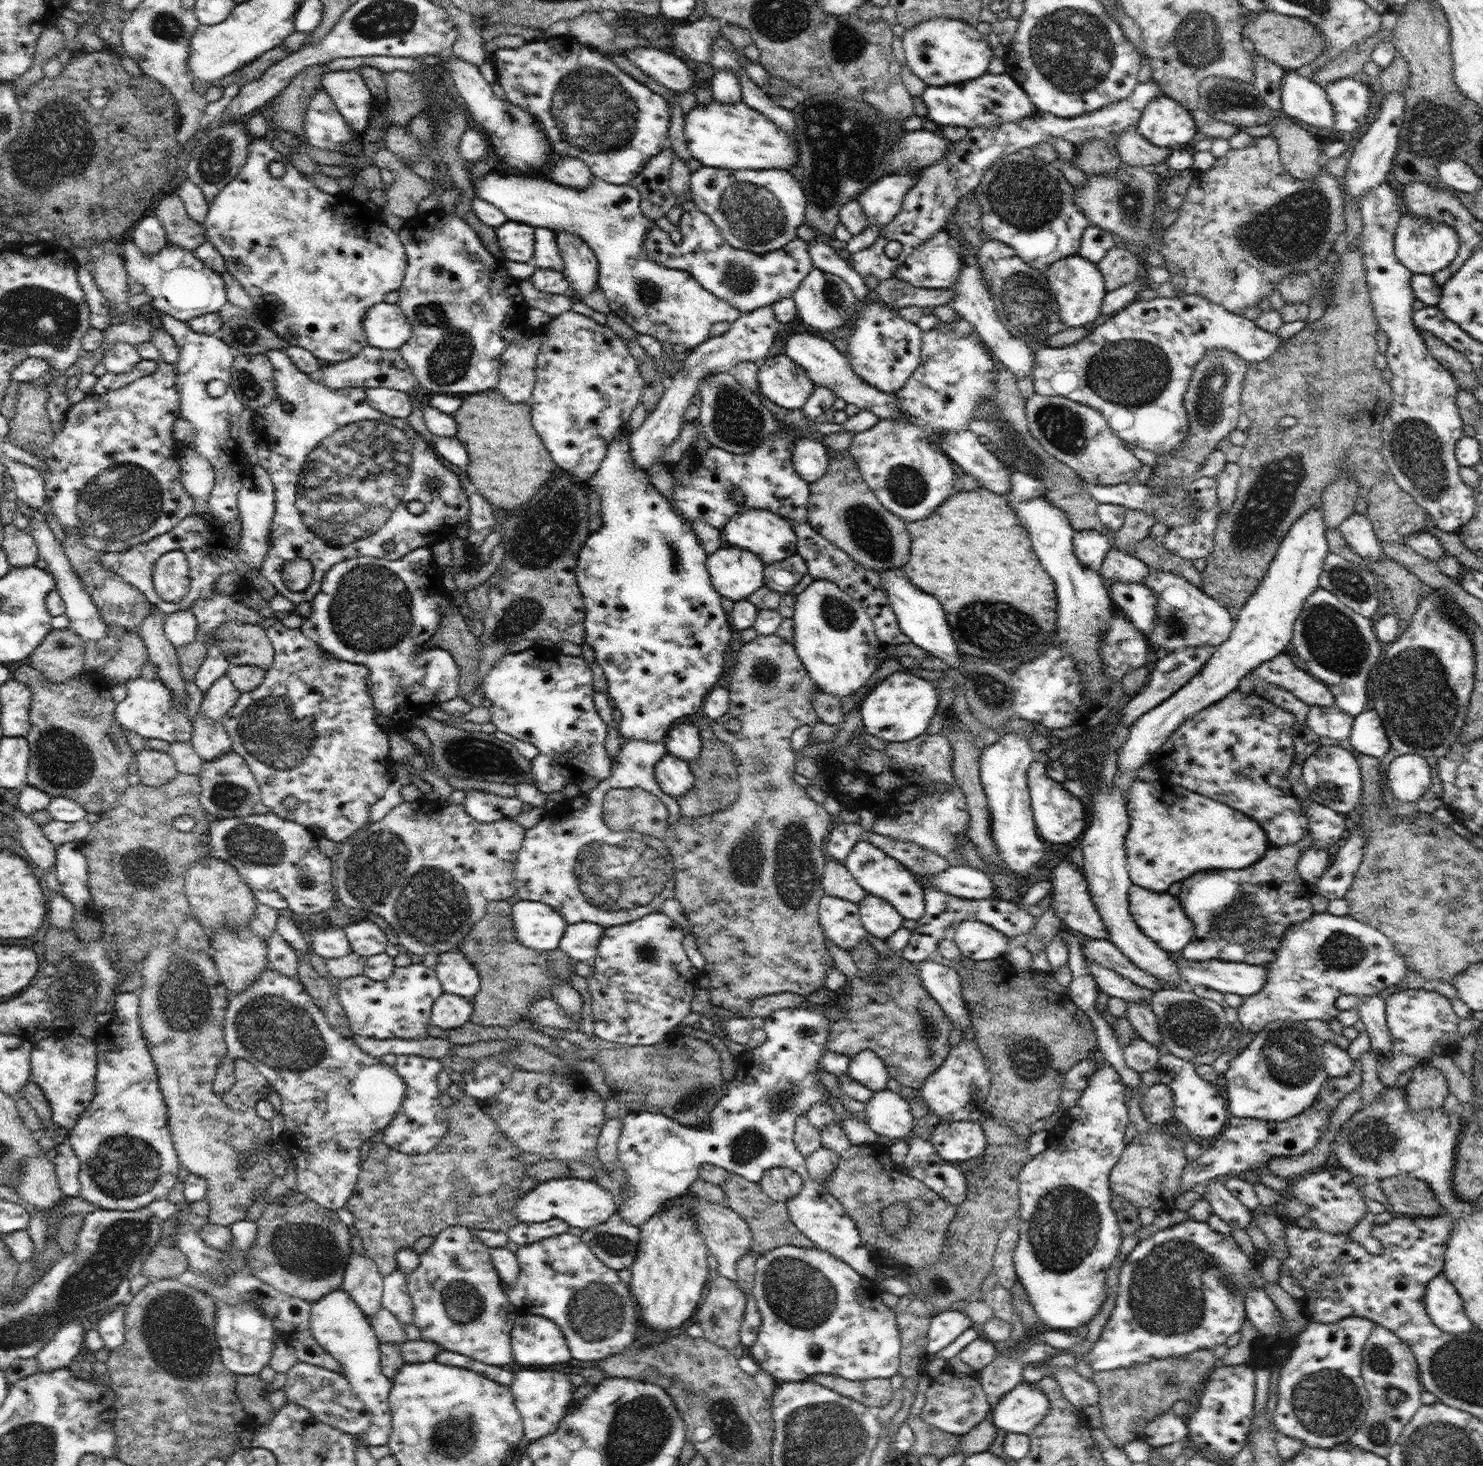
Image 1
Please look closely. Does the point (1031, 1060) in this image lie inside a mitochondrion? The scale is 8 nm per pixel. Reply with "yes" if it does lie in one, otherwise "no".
yes

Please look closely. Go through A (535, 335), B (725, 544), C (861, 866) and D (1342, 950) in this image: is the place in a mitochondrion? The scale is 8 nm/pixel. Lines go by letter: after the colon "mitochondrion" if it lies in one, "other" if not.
A: other
B: other
C: other
D: mitochondrion

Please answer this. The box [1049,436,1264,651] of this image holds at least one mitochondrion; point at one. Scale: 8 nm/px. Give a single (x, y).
(1176, 624)

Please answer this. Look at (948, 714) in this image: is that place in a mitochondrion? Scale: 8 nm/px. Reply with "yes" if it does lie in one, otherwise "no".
no

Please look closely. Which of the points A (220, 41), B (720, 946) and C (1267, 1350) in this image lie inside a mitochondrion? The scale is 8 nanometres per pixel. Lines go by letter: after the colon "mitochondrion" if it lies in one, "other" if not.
A: other
B: other
C: other

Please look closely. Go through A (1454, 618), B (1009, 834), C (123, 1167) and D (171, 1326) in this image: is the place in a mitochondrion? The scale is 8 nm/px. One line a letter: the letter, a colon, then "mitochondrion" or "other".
A: other
B: other
C: mitochondrion
D: mitochondrion

